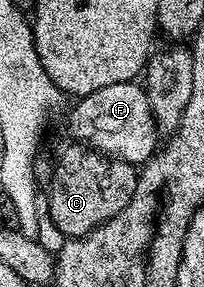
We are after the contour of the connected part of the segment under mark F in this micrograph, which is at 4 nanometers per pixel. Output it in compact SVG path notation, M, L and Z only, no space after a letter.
M132 80L121 84L109 84L109 88L97 88L97 92L82 95L79 102L71 110L71 134L76 143L86 144L104 156L114 156L116 159L132 164L142 164L150 160L156 153L155 138L157 131L155 121L149 108L146 89L138 81Z

